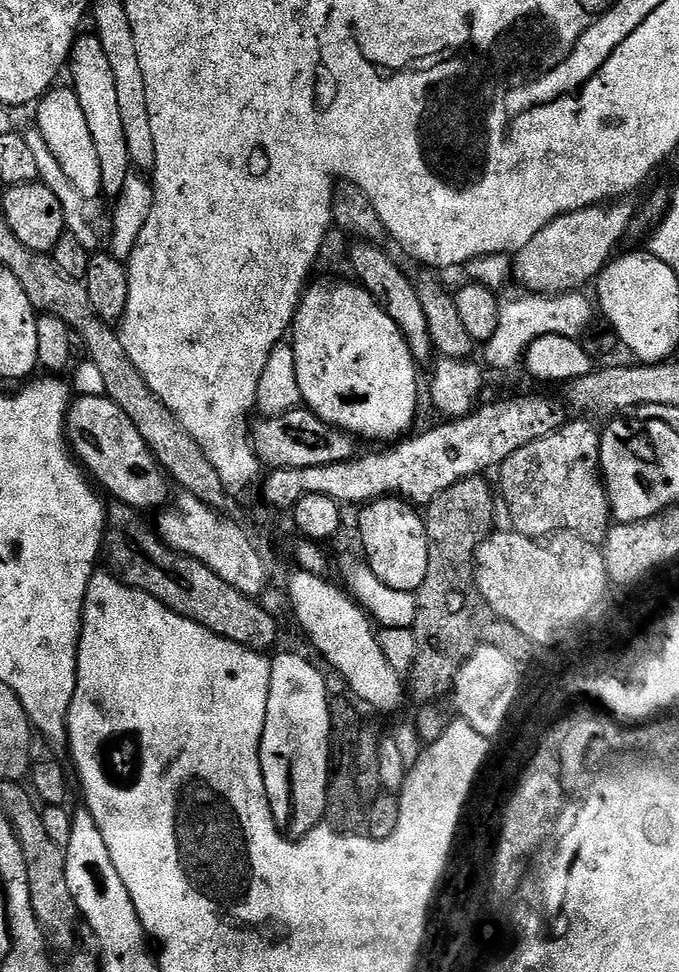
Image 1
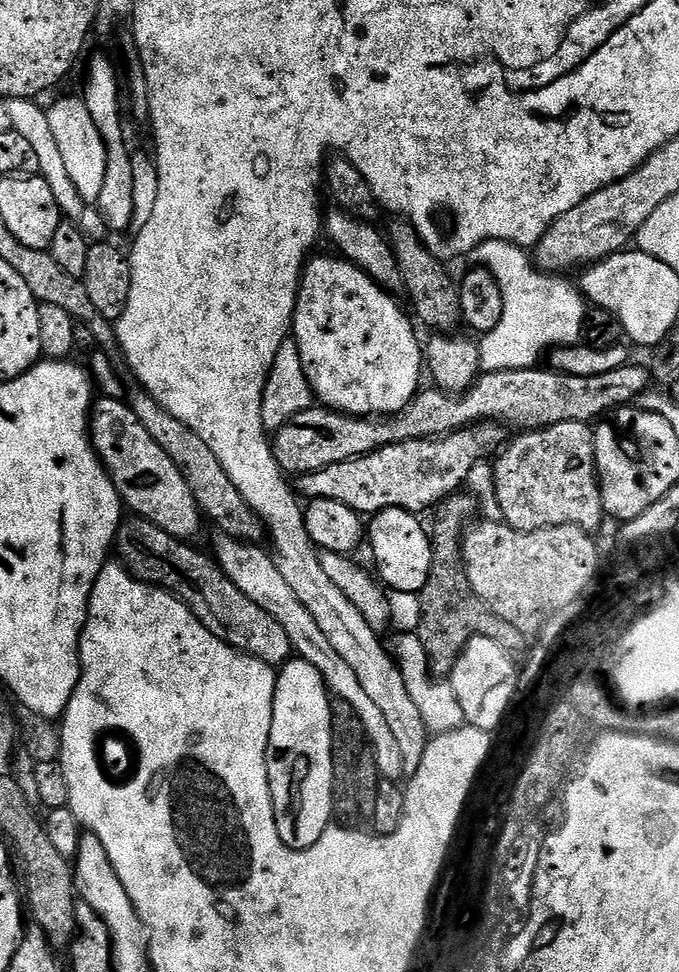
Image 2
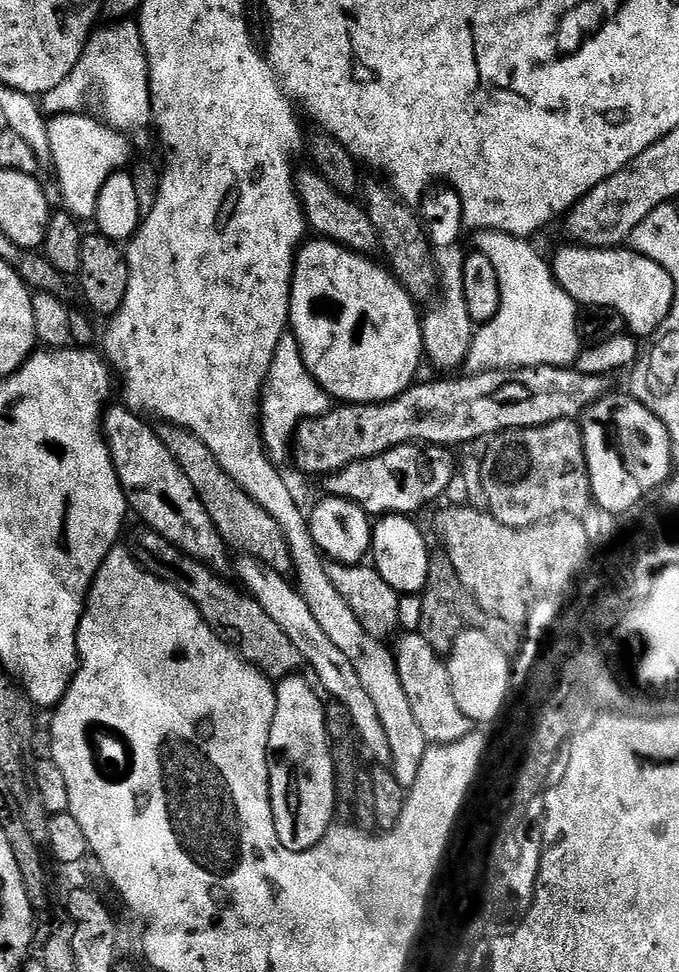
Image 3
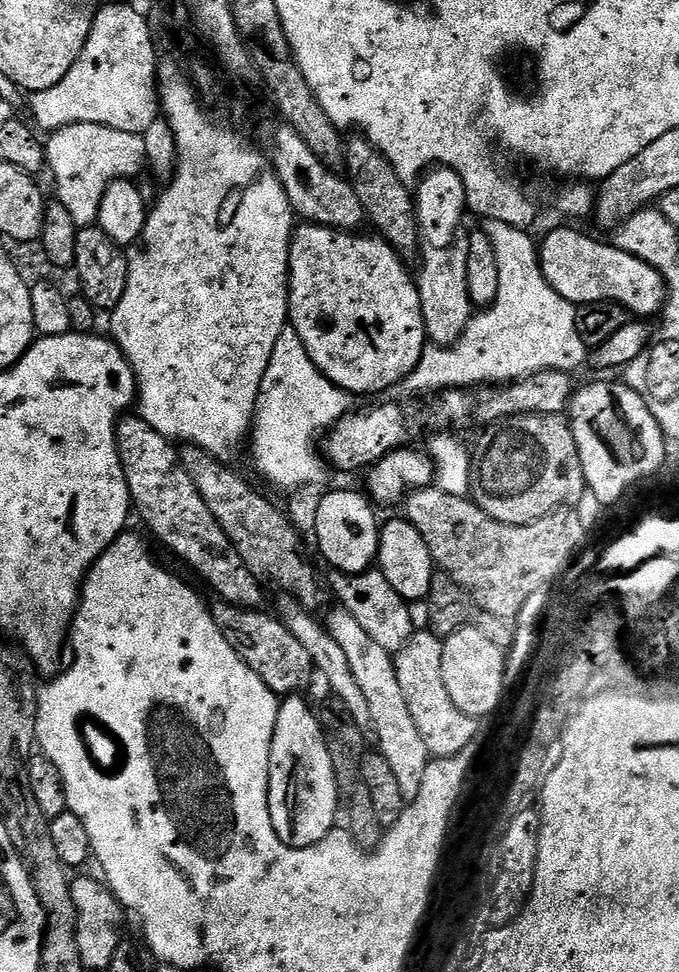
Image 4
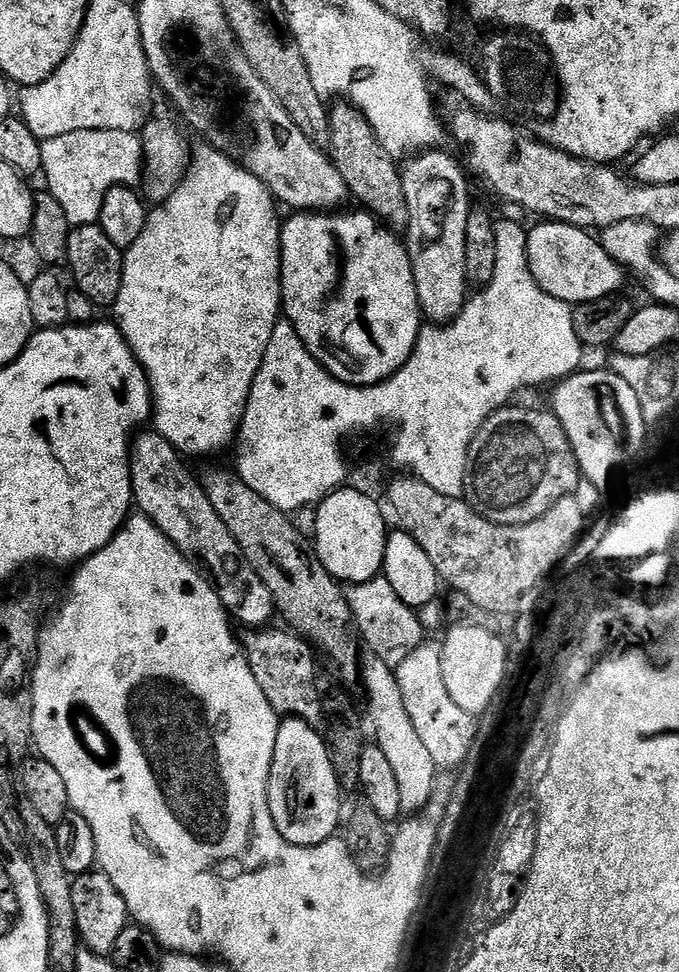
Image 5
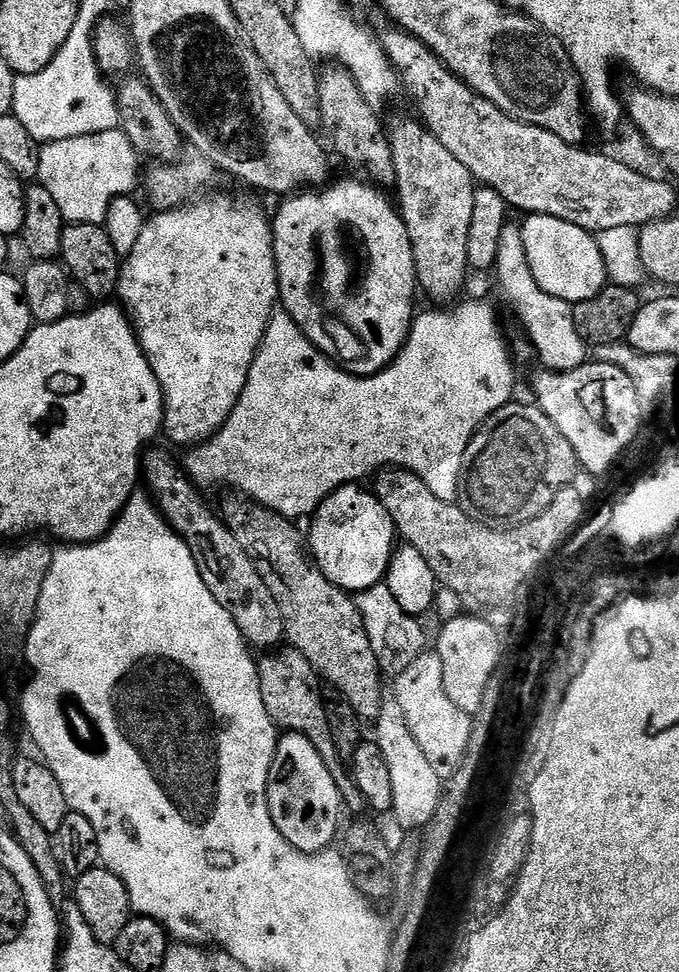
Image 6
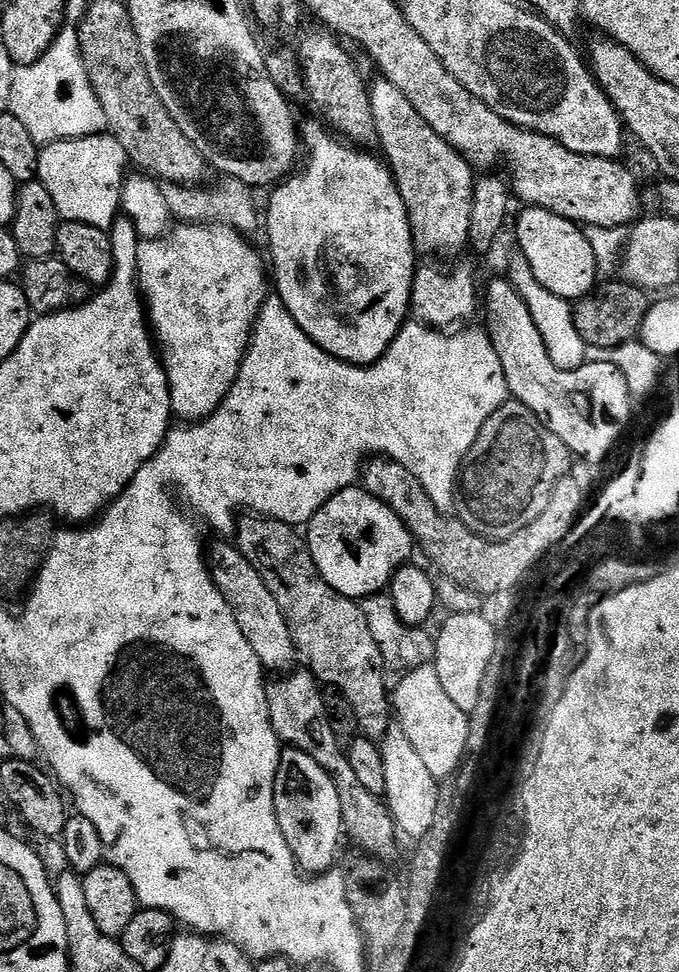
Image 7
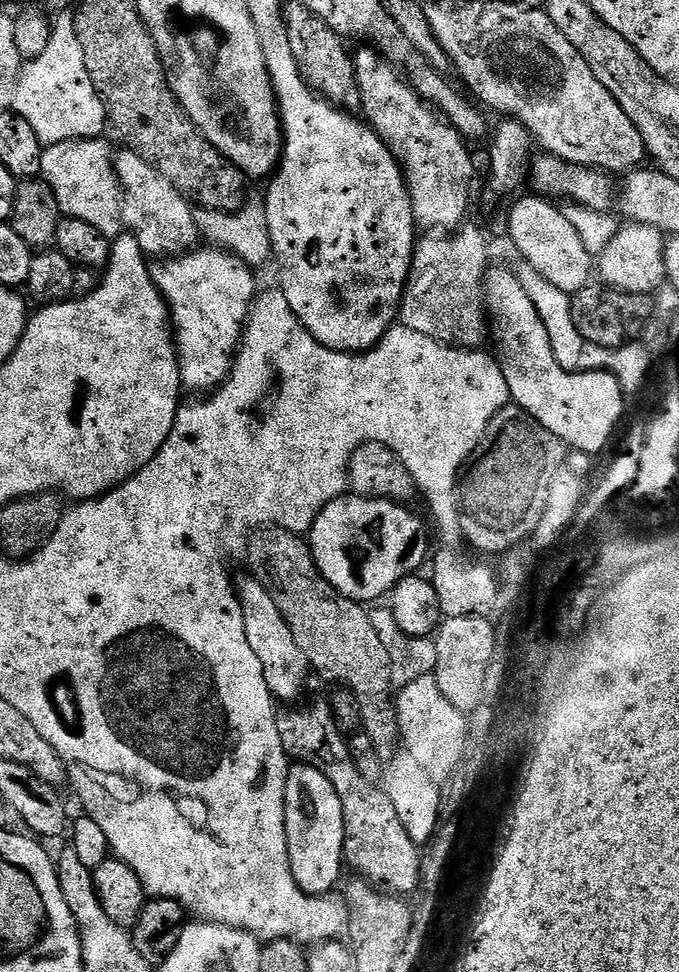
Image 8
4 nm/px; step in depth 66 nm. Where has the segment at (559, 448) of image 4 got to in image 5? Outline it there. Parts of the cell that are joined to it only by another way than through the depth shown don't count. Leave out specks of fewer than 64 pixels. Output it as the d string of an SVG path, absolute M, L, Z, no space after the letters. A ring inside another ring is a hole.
M512 407L499 408L480 427L466 458L463 499L479 516L495 524L525 524L534 522L534 518L542 518L554 502L573 495L582 479L576 455L558 418L548 410L539 412L536 408Z

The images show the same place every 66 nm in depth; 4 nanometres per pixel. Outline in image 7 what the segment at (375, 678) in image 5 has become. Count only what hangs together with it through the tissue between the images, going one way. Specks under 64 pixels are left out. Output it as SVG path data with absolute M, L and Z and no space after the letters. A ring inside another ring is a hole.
M393 726L384 739L379 741L382 762L386 765L386 790L383 799L386 801L390 814L394 818L397 829L413 841L418 841L433 825L434 813L437 812L440 784L426 770L422 757L414 750L410 738L406 738L406 730Z

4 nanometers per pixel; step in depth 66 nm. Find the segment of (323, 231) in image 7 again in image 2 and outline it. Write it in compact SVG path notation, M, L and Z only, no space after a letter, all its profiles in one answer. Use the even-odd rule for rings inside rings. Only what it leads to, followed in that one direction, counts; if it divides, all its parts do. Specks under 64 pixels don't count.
M336 254L331 255L313 255L305 263L300 277L300 289L296 295L296 309L292 315L290 332L298 346L308 387L312 389L315 399L333 412L369 418L393 416L395 412L402 411L415 398L416 393L421 391L420 372L422 376L426 364L422 340L416 337L409 313L400 309L393 293L379 288L361 268L350 261Z

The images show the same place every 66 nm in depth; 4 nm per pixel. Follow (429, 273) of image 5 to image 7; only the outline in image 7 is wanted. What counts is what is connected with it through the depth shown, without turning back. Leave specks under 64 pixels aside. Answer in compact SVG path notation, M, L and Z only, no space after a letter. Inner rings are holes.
M383 78L371 81L368 93L370 94L370 110L374 110L374 124L378 130L378 148L383 159L392 170L392 176L396 179L398 190L406 202L408 221L412 227L412 242L416 246L417 253L424 258L448 258L444 256L456 256L463 248L469 247L470 238L470 210L474 206L474 186L477 177L471 164L428 125L422 114L414 110L414 106L407 100L406 94L394 86L394 82Z

